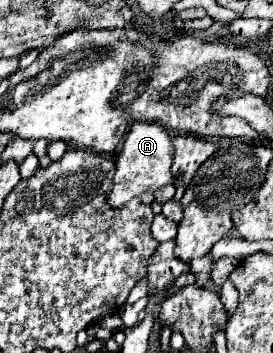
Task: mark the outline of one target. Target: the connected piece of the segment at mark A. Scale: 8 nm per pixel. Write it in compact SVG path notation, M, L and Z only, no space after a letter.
M136 122L126 136L126 144L122 154L116 158L116 166L114 188L108 196L108 204L112 208L122 208L134 196L156 192L158 188L172 184L172 142L166 128L156 122Z

